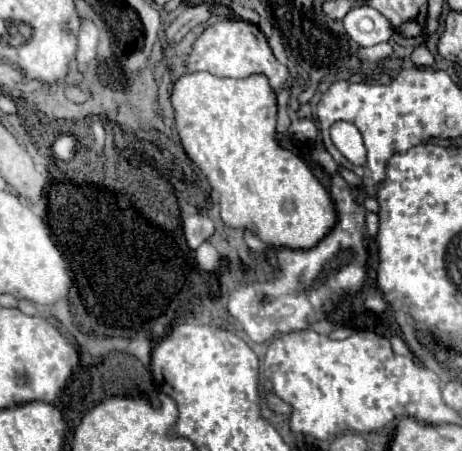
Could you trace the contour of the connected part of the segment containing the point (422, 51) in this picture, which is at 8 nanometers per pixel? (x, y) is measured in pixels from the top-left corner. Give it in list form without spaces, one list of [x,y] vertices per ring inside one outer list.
[[[420,45],[412,52],[411,60],[417,67],[432,67],[435,62],[434,57],[432,56],[433,55],[425,46]]]

